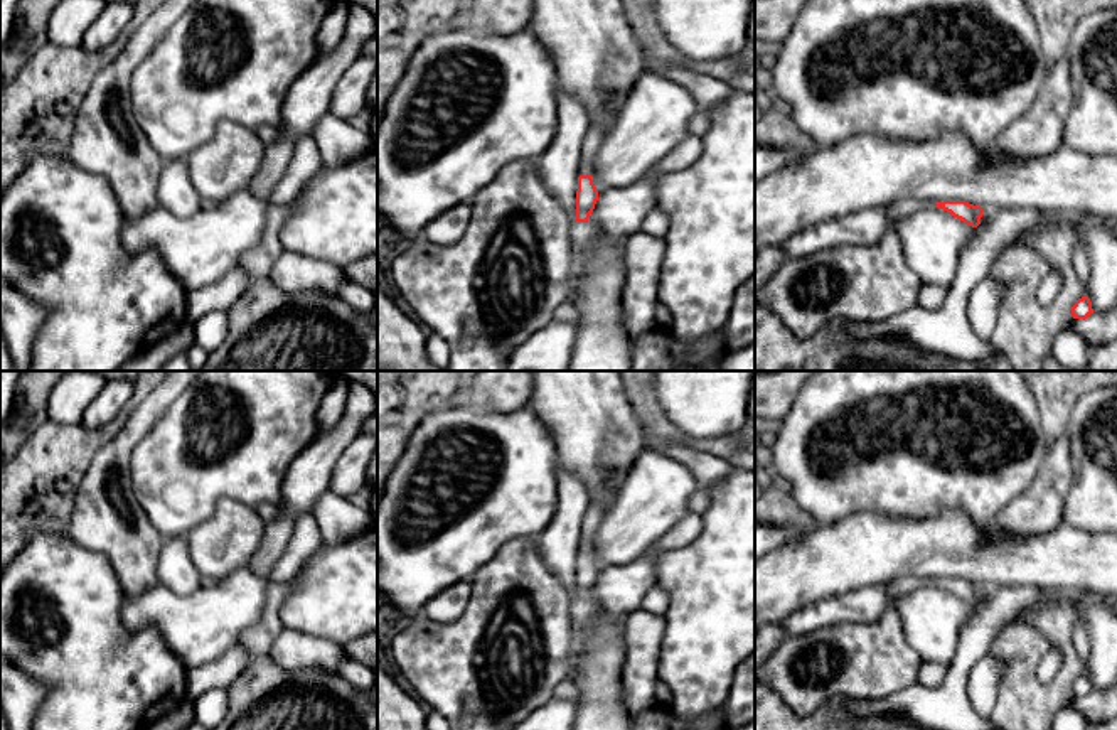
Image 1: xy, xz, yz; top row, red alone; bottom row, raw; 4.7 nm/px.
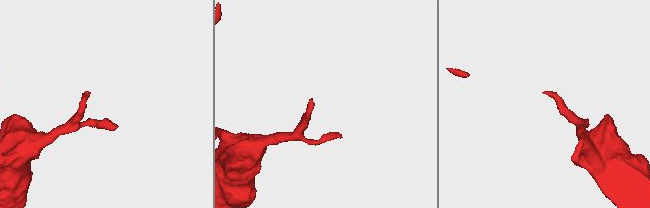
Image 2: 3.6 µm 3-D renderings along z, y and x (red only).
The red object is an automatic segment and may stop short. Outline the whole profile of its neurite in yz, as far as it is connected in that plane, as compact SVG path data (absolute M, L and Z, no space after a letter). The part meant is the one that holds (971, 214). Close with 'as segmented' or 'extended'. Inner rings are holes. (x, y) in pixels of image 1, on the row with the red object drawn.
M943 201L937 202L935 207L950 212L954 217L964 221L972 228L977 228L981 224L981 217L984 212L984 207L969 204L965 201Z; as segmented

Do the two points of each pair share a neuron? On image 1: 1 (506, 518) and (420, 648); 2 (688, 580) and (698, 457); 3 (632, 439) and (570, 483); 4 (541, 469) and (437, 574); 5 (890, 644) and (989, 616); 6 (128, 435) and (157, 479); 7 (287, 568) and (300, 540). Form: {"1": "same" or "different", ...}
{"1": "different", "2": "different", "3": "different", "4": "same", "5": "different", "6": "different", "7": "same"}

